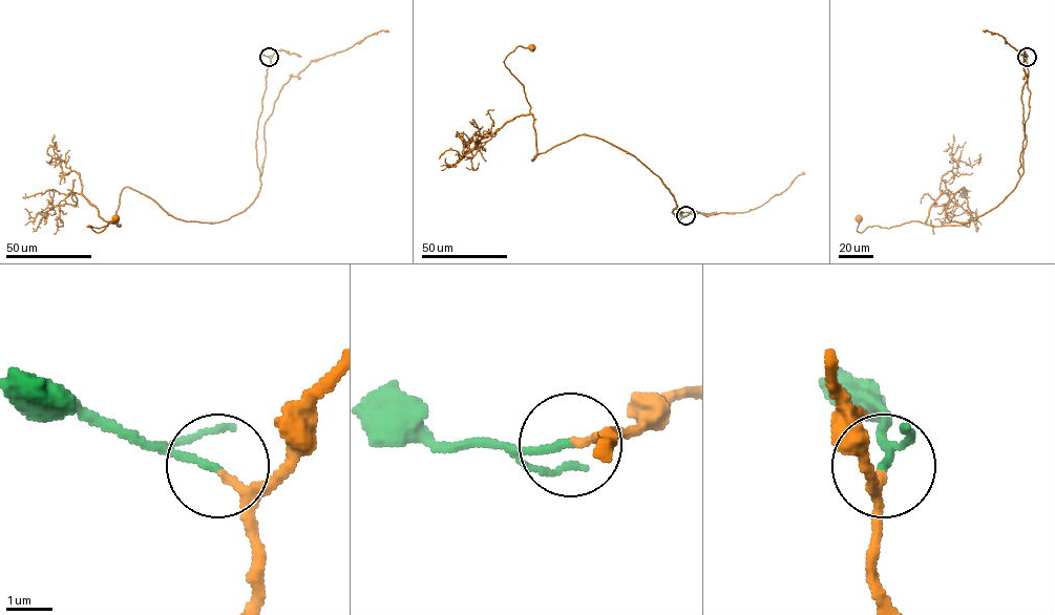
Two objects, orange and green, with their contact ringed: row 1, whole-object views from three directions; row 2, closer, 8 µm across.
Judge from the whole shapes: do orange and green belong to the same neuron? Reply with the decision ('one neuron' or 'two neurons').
one neuron

